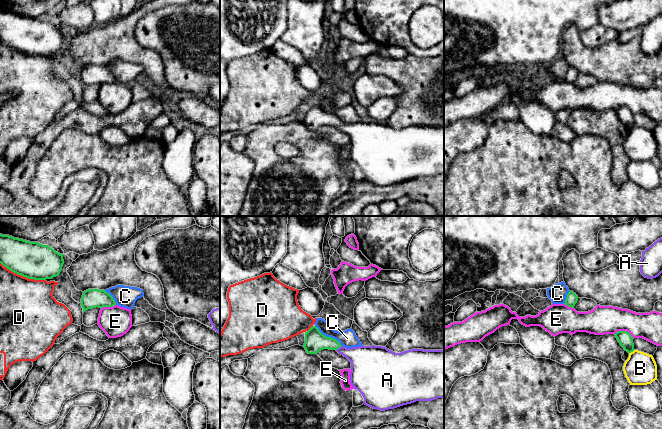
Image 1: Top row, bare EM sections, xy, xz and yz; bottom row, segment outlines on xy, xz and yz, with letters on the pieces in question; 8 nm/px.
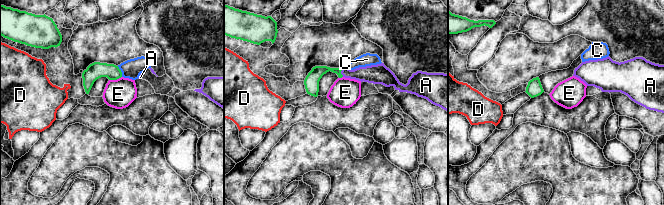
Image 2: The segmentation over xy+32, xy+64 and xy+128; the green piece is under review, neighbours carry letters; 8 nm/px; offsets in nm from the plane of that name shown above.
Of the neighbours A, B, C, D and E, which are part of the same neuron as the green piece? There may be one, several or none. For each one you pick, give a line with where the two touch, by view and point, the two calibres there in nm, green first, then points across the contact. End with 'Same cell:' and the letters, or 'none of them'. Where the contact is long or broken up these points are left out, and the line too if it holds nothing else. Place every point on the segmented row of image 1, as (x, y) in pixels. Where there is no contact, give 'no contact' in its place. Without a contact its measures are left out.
A: contact xz (338, 347); calibres 170 and 240 nm; way xz (315, 341), (331, 343), (338, 347), (361, 357), (365, 361)
Same cell: A

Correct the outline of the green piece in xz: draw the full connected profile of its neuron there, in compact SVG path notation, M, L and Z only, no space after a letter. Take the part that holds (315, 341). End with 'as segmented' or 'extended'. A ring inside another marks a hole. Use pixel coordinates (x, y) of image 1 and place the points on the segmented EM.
M316 326L305 332L303 345L308 354L323 349L336 350L351 362L350 383L364 398L365 405L385 411L416 401L444 398L444 350L412 349L395 353L382 346L346 348L334 338L323 335Z; extended

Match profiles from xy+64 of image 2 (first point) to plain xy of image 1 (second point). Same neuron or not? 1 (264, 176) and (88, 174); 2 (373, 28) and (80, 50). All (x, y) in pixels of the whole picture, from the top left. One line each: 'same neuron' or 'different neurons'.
1: different neurons
2: different neurons

